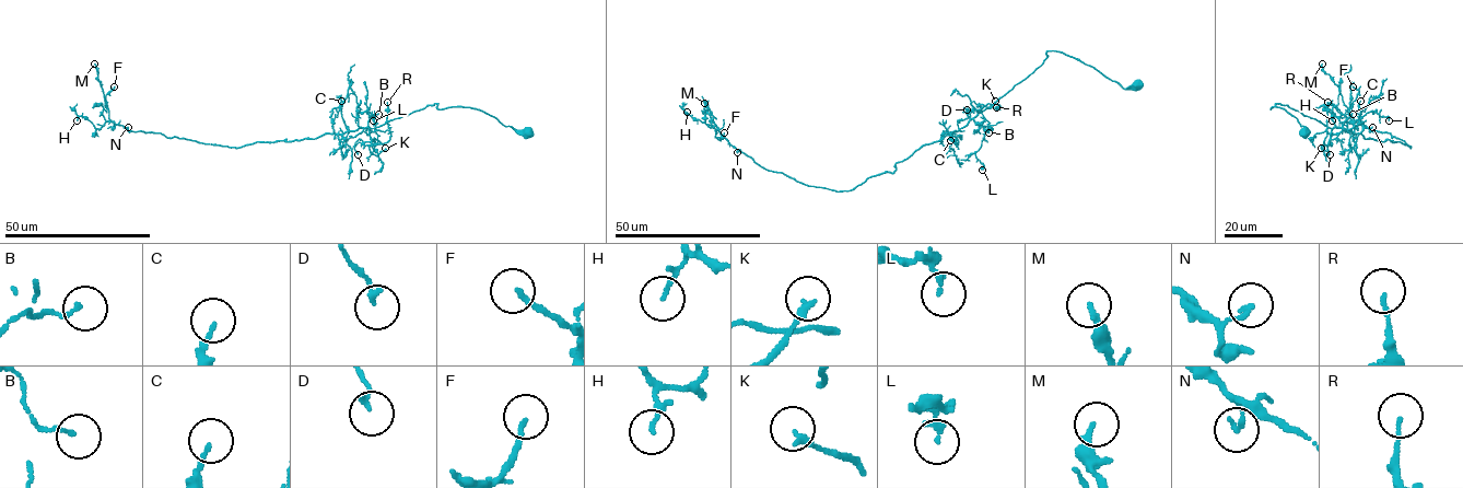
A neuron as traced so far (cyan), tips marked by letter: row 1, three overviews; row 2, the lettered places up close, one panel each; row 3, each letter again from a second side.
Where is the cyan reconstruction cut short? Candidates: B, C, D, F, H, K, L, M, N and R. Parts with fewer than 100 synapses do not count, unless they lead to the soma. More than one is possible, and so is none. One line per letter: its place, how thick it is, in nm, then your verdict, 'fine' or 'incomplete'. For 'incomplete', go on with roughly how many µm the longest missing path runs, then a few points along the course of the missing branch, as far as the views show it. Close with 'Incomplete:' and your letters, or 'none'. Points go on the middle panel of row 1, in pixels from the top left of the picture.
B: place (989, 132); calibre 140 nm; fine
C: place (950, 140); calibre 140 nm; fine
D: place (967, 109); calibre 160 nm; fine
F: place (724, 132); calibre 160 nm; fine
H: place (687, 112); calibre 90 nm; fine
K: place (995, 101); calibre 240 nm; fine
L: place (982, 170); calibre 200 nm; fine
M: place (704, 103); calibre 190 nm; fine
N: place (737, 152); calibre 160 nm; fine
R: place (996, 107); calibre 120 nm; fine
Incomplete: none

